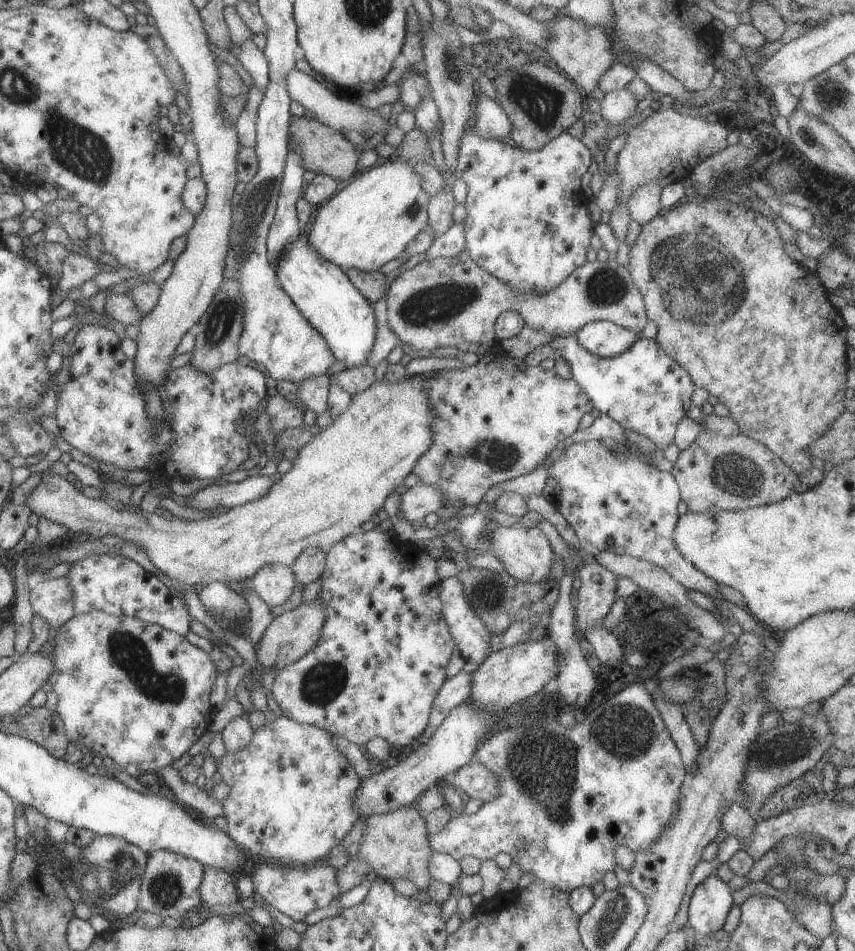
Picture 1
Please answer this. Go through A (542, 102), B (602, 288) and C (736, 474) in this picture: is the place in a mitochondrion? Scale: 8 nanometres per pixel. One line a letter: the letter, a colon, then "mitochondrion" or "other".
A: mitochondrion
B: mitochondrion
C: mitochondrion

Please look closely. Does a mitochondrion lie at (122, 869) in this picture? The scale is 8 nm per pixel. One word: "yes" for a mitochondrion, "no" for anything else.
yes

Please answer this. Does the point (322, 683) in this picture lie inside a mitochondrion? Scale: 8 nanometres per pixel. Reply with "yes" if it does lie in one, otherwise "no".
yes

